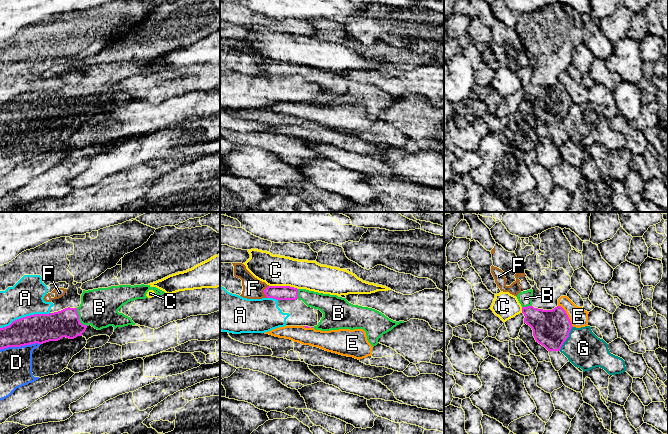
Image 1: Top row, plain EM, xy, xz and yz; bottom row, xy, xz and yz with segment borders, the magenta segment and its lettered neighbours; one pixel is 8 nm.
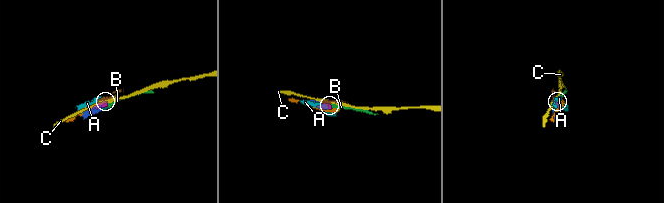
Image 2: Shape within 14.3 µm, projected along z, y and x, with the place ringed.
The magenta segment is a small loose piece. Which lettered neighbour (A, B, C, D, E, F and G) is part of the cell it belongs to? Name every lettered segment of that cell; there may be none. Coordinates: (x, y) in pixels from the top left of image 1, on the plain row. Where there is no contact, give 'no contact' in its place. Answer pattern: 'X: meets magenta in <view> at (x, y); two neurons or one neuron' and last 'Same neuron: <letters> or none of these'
A: meets magenta in xy at (24, 93); two neurons
B: meets magenta in xy at (78, 94); one neuron
C: meets magenta in xz at (283, 62); two neurons
D: meets magenta in xy at (20, 122); one neuron
E: meets magenta in yz at (567, 91); two neurons
F: meets magenta in xz at (263, 67); two neurons
G: meets magenta in yz at (567, 113); two neurons
Same neuron: B, D

